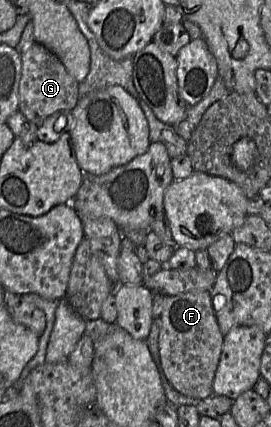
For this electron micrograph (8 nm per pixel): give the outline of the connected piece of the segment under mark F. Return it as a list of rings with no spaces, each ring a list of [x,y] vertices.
[[[209,291],[163,296],[158,337],[160,362],[169,383],[178,392],[195,399],[204,399],[213,393],[223,339]]]

